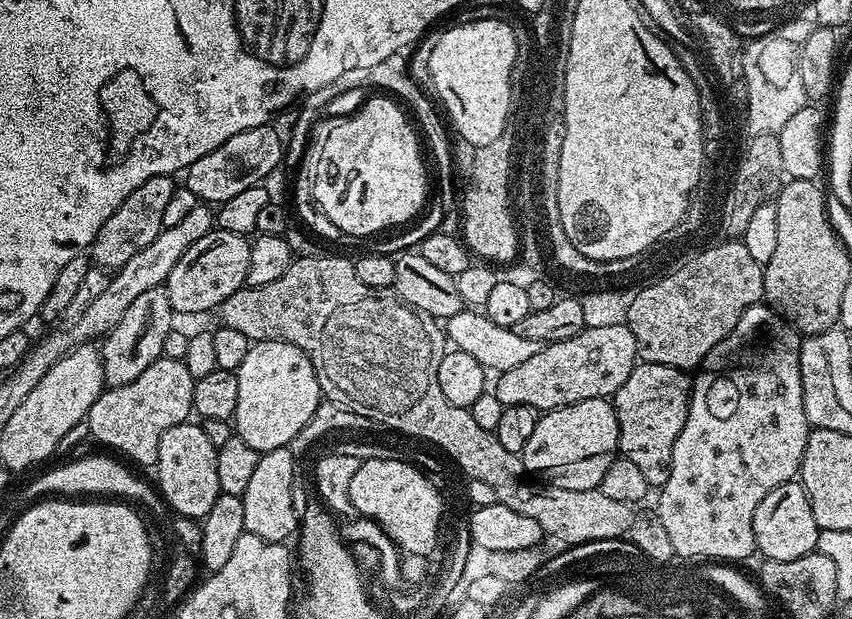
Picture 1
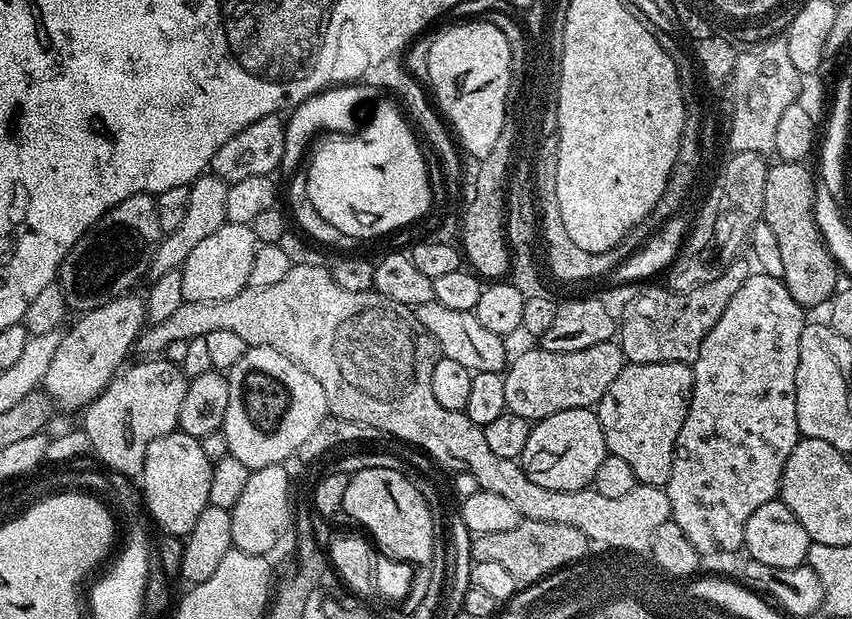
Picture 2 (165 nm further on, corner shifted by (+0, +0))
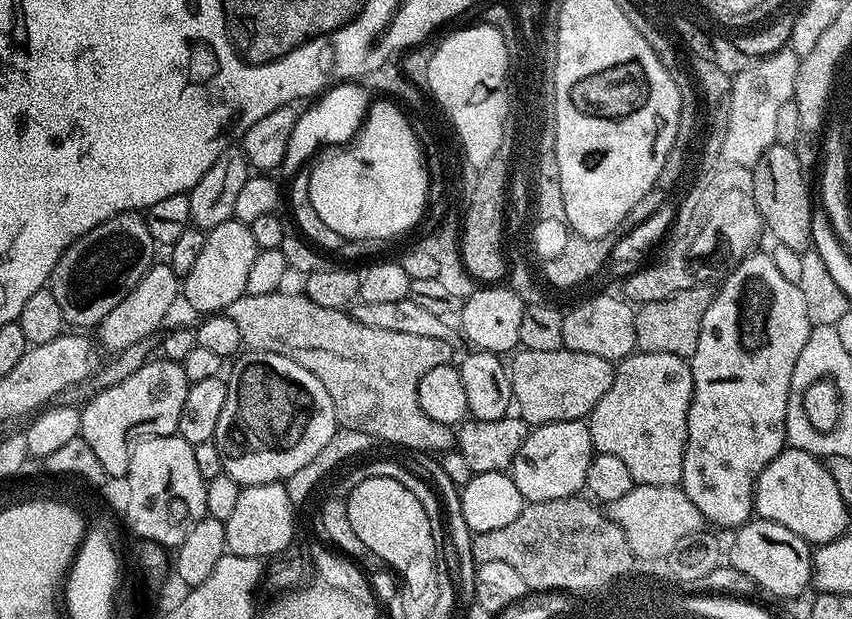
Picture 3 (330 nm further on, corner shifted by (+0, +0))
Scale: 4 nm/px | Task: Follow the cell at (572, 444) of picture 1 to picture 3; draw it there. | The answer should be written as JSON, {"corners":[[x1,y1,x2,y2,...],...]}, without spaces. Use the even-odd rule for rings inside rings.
{"corners":[[584,420,541,424,529,431,522,450,514,458,510,475,514,486,522,490,525,501,546,502,554,498,566,498,585,491,586,470,594,455,590,430]]}

